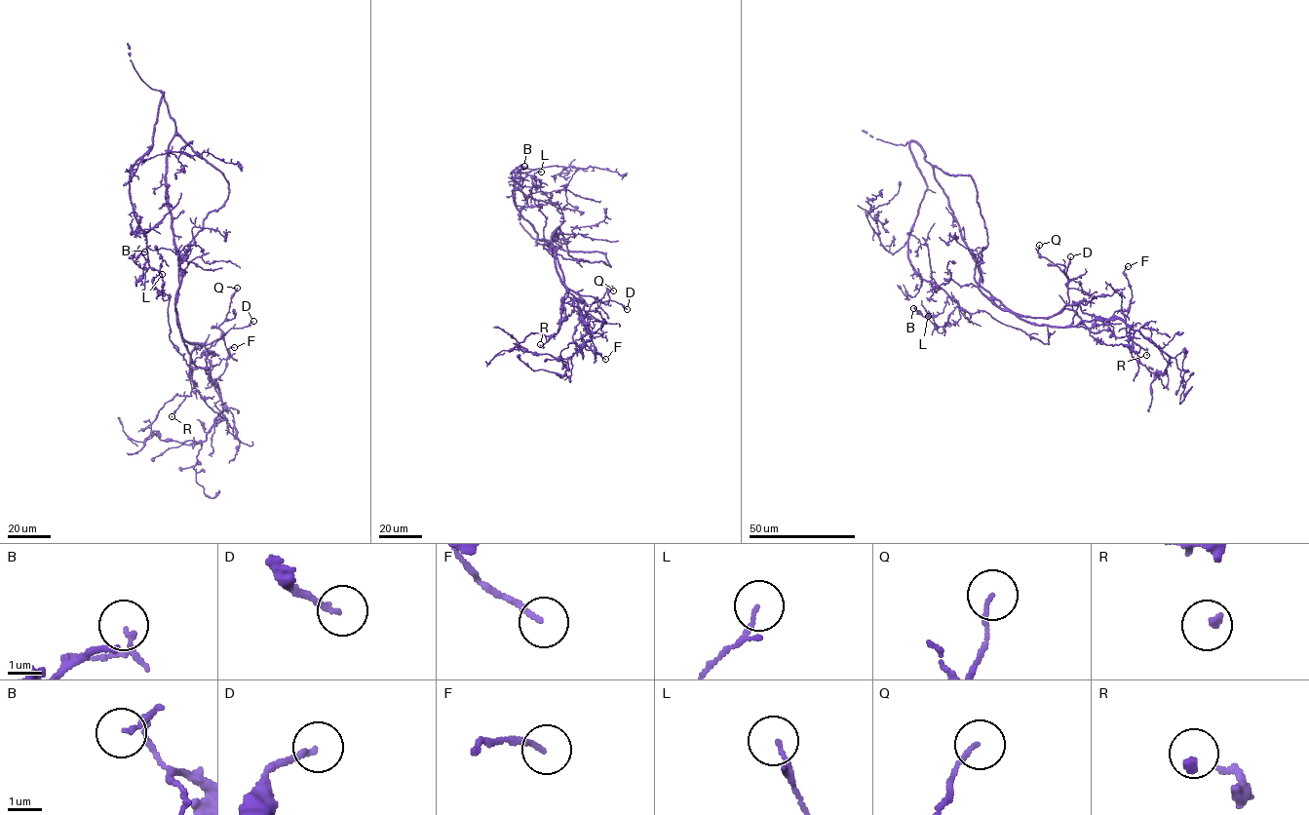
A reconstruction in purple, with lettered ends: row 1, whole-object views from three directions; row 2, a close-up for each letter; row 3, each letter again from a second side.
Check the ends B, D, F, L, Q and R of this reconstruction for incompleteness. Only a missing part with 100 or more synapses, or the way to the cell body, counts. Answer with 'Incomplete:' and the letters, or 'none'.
Incomplete: none

